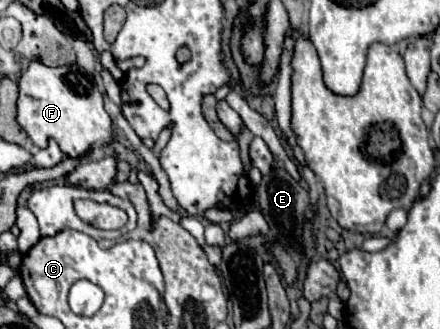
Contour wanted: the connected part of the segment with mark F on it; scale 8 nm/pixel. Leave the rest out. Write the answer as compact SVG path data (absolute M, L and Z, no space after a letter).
M31 63L19 79L19 125L27 131L37 147L45 147L49 139L55 139L61 151L71 157L85 157L95 147L105 147L113 141L111 117L103 107L103 95L97 89L95 79L83 69L71 67L45 67L43 63Z

